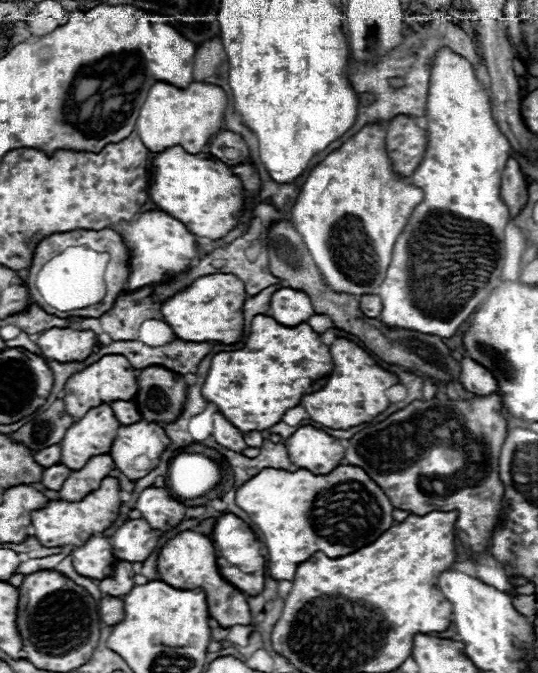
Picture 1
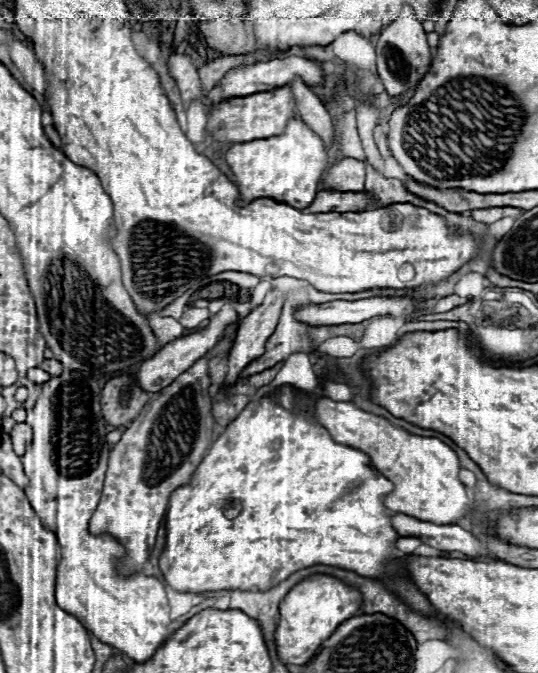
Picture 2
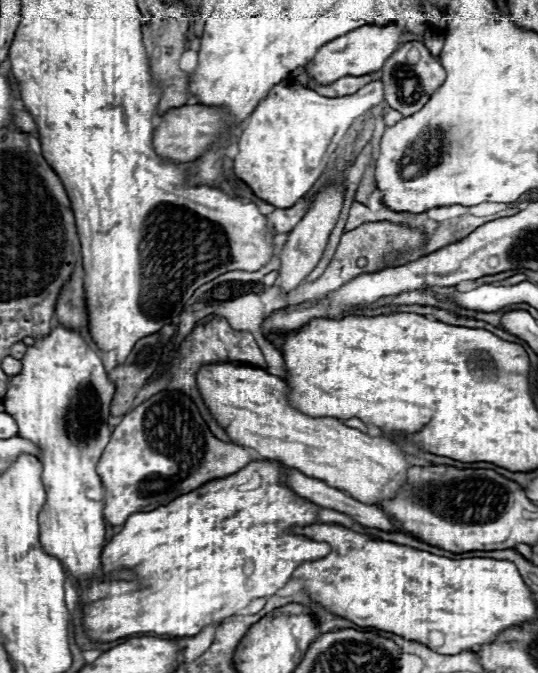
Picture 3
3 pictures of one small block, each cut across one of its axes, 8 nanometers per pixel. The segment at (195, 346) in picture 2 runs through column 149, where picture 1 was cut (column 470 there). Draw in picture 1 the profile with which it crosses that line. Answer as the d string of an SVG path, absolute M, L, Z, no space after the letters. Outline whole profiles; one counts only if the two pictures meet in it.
M464 358L460 362L462 366L462 372L460 372L460 382L462 386L476 394L476 396L484 396L484 394L496 394L498 392L498 382L496 378L492 376L490 370L486 370L484 366L476 364L474 360L470 358Z

